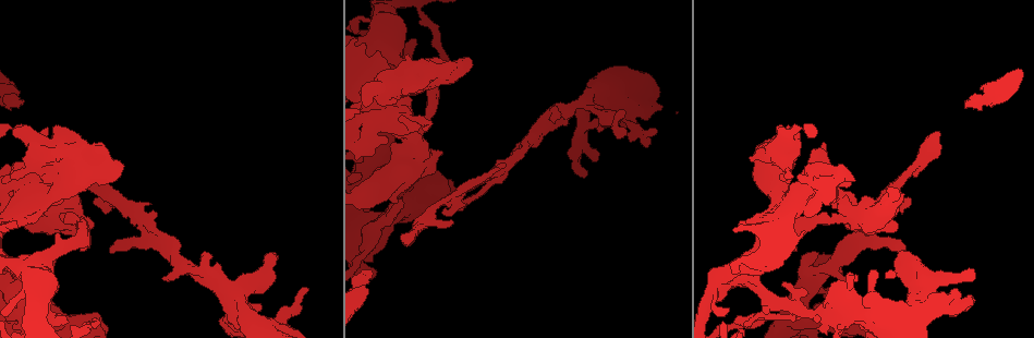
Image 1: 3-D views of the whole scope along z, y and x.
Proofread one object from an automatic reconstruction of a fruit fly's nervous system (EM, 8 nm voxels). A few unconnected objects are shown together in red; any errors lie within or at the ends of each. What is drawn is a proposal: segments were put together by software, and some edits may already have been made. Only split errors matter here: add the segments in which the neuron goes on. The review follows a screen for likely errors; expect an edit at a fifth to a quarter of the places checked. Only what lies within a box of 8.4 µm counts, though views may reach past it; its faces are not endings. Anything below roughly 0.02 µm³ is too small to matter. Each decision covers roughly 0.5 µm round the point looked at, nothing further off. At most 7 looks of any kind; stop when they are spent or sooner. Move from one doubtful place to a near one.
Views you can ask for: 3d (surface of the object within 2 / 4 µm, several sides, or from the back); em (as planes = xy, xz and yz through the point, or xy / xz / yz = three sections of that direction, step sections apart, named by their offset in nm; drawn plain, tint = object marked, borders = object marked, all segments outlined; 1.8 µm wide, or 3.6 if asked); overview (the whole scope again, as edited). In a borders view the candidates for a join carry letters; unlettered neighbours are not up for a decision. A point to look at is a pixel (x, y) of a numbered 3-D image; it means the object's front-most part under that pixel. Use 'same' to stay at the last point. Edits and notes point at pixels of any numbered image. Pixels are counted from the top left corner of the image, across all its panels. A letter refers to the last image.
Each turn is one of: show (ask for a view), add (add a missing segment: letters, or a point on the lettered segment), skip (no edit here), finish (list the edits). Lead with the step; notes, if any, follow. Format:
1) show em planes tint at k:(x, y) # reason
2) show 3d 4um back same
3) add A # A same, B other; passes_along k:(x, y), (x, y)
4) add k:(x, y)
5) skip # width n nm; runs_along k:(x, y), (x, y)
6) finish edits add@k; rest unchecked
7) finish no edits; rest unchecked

show 3d 4um at 1:(964, 107) # free end

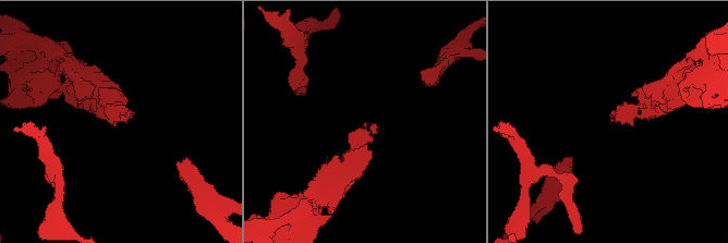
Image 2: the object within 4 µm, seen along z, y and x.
show em planes borders at 2:(610, 121)

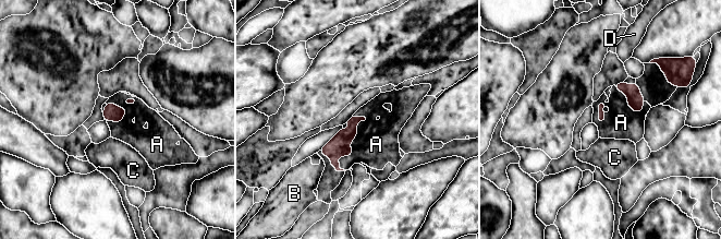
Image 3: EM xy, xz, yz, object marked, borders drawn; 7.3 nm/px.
add A # longest_contact A 440 nm; A same, B other, C other, D other; passes_along 3:(339, 145), (350, 147), (376, 144); the neuron continues

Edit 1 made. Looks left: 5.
show overview # redraw

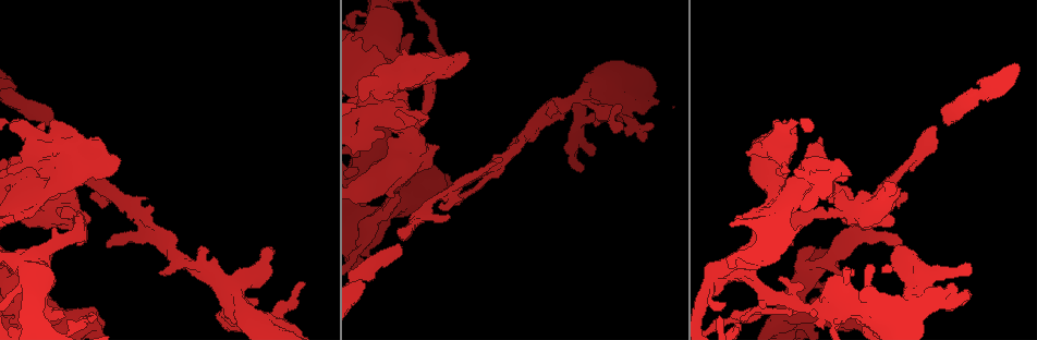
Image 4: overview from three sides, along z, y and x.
show 3d 4um back at 4:(65, 142) # an open end

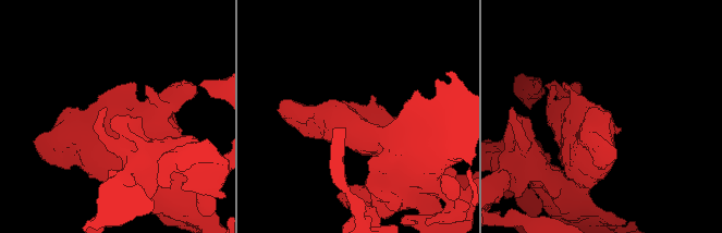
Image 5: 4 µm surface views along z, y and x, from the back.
show em planes borders at 5:(356, 104)

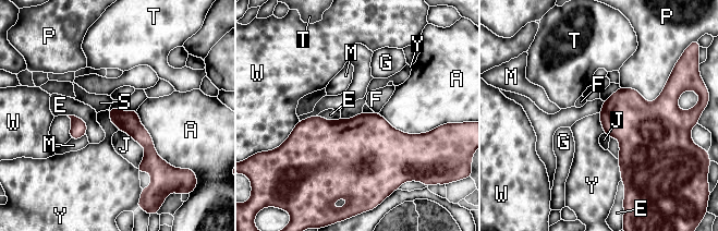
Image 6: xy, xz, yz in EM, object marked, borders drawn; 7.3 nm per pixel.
skip # A other, E other, F other, G other, J other, M other, P other, S other, T other, W other, Y other; border 6:(362, 112), (348, 119), (341, 119); no lettered segment goes on from it

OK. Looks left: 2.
show em planes borders at 4:(814, 247) # free end

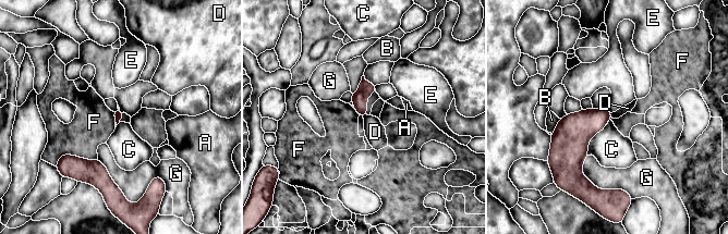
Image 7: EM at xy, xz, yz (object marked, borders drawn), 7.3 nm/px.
skip # A other, B other, C other, D other, E other, F other, G other; border 7:(366, 114), (363, 116); no lettered segment goes on from it

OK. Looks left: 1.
finish edits add@3; rest unchecked

